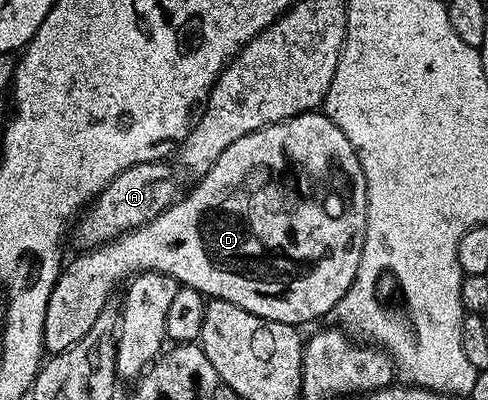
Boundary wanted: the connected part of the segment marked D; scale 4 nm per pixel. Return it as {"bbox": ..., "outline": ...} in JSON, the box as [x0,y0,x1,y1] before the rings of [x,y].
{"bbox":[42,111,366,353],"outline":[[[323,111],[304,112],[300,116],[246,134],[238,138],[238,142],[230,142],[230,146],[226,146],[226,150],[218,154],[218,162],[214,162],[207,174],[199,177],[195,183],[196,189],[189,196],[181,195],[175,204],[171,204],[165,212],[155,216],[148,224],[125,232],[123,236],[108,244],[81,251],[80,257],[69,264],[67,261],[60,277],[56,279],[50,302],[46,302],[46,322],[42,330],[45,353],[64,352],[70,346],[74,346],[74,342],[78,342],[84,337],[86,330],[94,326],[94,318],[98,318],[98,314],[102,314],[102,310],[113,299],[112,291],[116,287],[119,289],[125,281],[141,272],[164,272],[170,278],[174,278],[177,284],[198,290],[205,298],[234,302],[234,306],[242,306],[242,310],[258,314],[258,318],[270,318],[274,322],[286,322],[297,326],[305,326],[304,324],[318,319],[319,316],[327,317],[335,303],[346,294],[346,290],[350,290],[358,274],[358,258],[362,254],[366,238],[366,178],[362,174],[358,154],[354,146],[350,146],[350,138],[346,138],[346,134],[342,134],[342,130],[338,130],[338,126],[334,126],[334,122],[330,122],[330,118],[324,115]]]}

